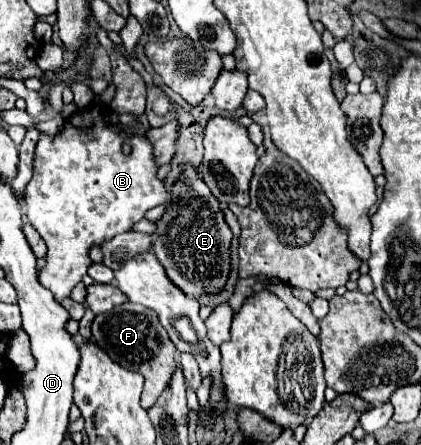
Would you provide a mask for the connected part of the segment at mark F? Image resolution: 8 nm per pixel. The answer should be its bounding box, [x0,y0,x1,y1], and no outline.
[91,301,177,409]

